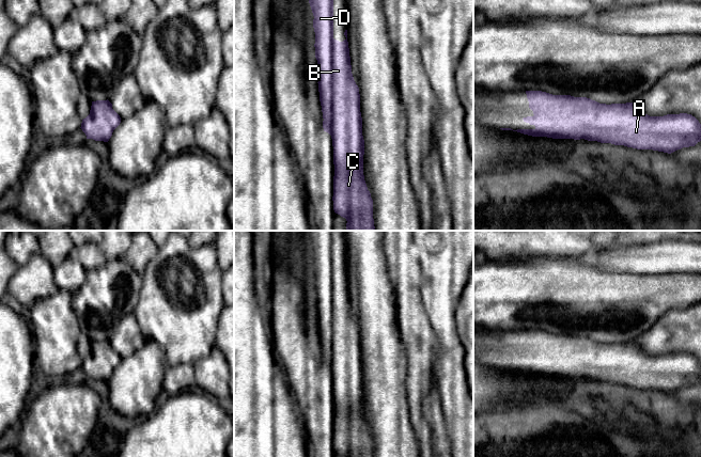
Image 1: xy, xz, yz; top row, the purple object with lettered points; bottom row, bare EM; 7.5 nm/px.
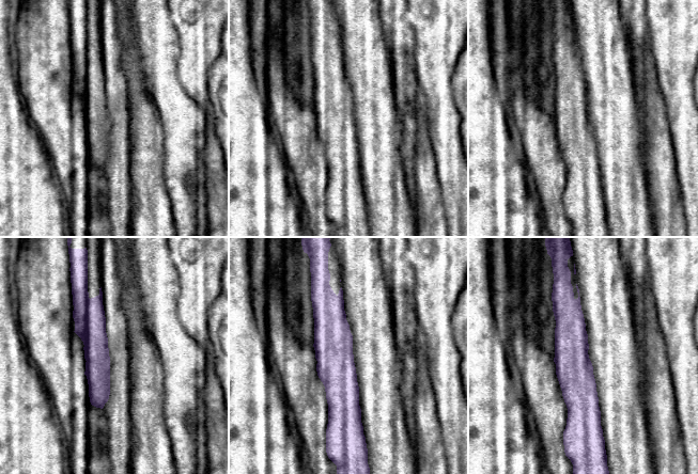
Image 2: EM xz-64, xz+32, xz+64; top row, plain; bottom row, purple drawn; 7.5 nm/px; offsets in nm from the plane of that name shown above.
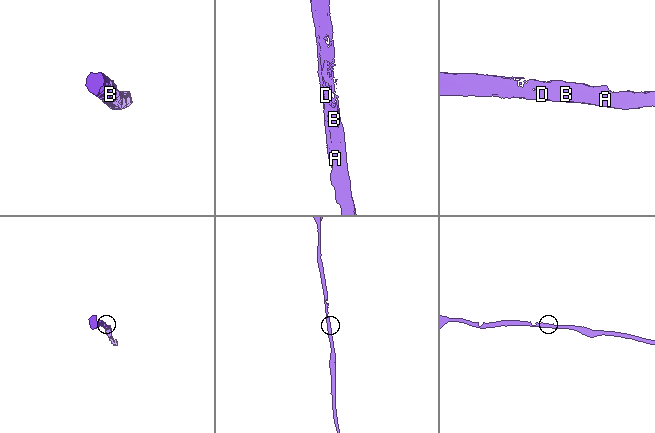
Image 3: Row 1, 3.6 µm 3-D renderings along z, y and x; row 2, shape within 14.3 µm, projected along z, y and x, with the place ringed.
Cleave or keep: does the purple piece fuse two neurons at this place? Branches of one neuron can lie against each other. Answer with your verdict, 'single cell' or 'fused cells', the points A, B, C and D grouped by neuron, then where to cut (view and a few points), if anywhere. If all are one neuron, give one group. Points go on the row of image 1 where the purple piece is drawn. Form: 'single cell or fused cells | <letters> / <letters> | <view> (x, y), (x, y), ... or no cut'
single cell | A B C D | no cut

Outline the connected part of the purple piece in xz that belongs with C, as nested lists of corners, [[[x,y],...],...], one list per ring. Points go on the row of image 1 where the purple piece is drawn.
[[[309,0],[309,3],[314,16],[314,47],[323,128],[331,136],[333,146],[333,210],[346,219],[345,231],[375,231],[373,200],[363,175],[364,140],[360,94],[352,74],[347,30],[343,42],[333,38],[333,0]]]

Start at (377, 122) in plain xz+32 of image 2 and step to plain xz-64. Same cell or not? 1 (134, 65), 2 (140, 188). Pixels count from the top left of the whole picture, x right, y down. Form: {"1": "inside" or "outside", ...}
{"1": "inside", "2": "inside"}

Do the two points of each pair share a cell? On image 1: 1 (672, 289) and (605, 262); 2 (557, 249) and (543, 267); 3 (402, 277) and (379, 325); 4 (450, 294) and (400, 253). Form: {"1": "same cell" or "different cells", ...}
{"1": "different cells", "2": "different cells", "3": "different cells", "4": "different cells"}

